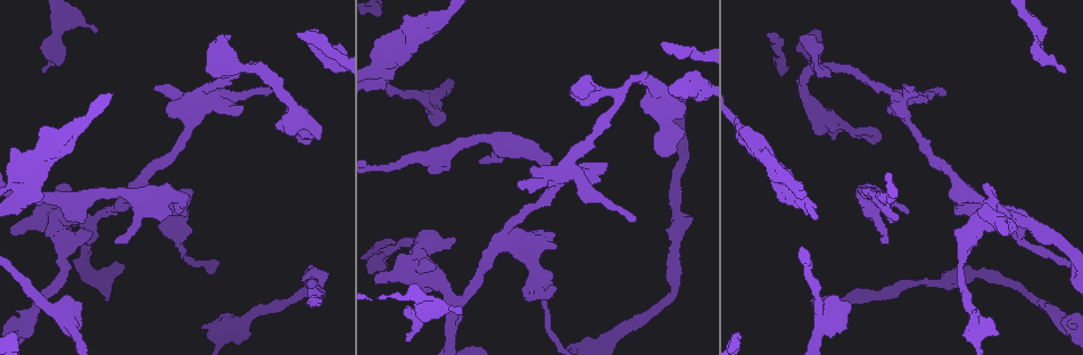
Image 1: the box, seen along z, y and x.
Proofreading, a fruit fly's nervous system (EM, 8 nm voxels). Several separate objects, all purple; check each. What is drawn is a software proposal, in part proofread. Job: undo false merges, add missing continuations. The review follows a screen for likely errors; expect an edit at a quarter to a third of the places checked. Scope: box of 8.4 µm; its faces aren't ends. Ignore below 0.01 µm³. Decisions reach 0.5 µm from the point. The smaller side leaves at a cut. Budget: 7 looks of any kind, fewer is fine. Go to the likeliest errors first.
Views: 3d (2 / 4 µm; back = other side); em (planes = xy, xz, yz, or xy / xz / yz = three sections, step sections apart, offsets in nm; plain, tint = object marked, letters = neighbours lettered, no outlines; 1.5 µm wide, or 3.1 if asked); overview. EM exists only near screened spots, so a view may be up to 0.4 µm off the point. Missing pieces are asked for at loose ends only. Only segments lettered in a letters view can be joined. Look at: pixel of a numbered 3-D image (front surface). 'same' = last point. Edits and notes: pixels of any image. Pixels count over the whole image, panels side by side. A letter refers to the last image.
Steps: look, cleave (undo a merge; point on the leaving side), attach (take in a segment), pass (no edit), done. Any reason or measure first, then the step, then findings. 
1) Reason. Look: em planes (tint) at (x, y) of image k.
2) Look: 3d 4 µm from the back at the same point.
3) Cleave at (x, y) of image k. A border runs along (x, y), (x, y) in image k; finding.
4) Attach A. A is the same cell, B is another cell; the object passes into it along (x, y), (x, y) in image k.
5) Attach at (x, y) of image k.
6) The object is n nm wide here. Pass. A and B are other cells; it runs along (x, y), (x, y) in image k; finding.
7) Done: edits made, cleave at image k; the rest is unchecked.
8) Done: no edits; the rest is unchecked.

Free end. Look: 3d 2 µm at (811, 300) of image 1.

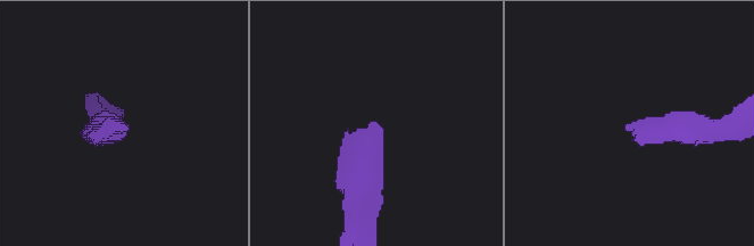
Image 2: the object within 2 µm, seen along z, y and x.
Now the EM. Look: em planes (tint) at (375, 124) of image 2.

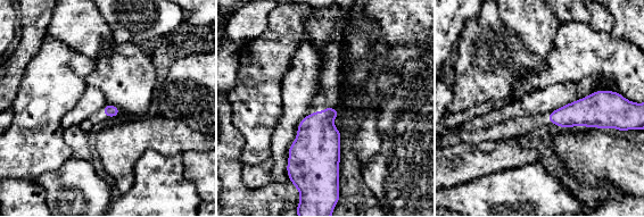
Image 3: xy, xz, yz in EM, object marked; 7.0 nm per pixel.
See the neighbours. Look: em planes (letters) at the same point.

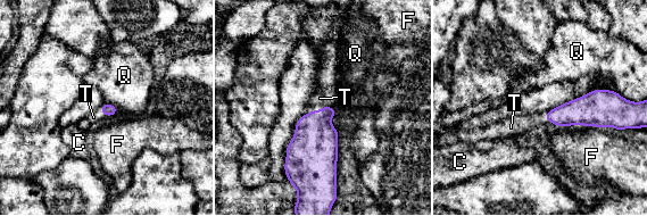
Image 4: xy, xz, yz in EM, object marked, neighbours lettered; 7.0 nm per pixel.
The longest contact is with Q, 150 nm. Attach at (320, 98) of image 4. T is the same cell, C, F and Q are other cells; the object passes into it along (315, 143), (321, 109), (320, 98) in image 4; it goes on there.

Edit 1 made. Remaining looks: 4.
Look: overview.

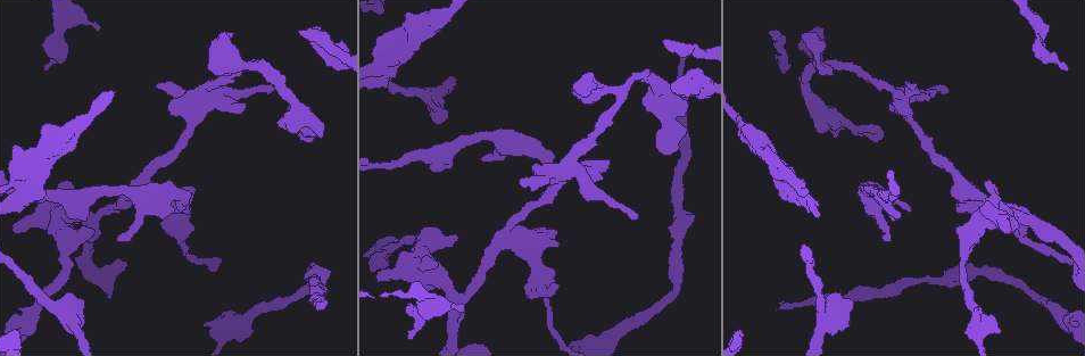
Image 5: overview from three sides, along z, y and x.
Look: 3d 4 µm at (463, 304) of image 5.

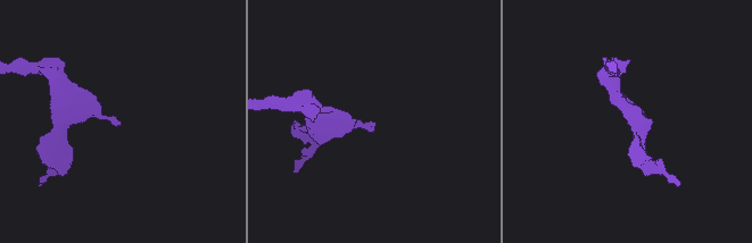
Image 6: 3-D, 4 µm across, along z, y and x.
Look: em planes (letters) at (372, 123) of image 6.

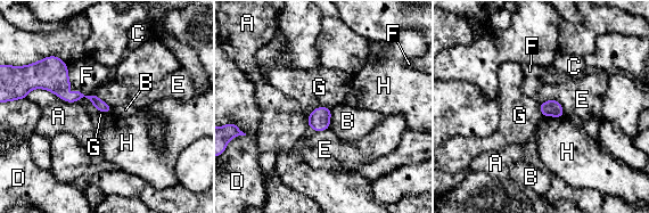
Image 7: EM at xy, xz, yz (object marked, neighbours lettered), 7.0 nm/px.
Pass. A, B, C, D, E, F, G and H are other cells; a border runs along (314, 107), (328, 107), (330, 109) in image 7; none of them fits.

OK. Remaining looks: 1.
Look: em planes (letters) at (565, 174) of image 5.

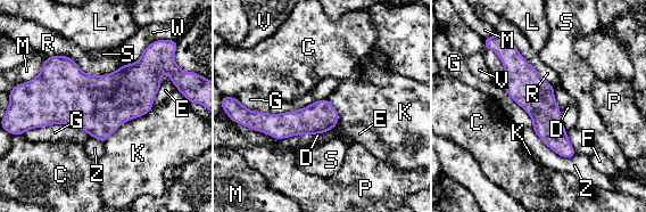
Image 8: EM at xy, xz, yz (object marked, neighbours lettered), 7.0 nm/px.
Pass. C, D, E, F, G, K, L, M, P, R, S, V, W and Z are other cells; continuous, no second neuron.

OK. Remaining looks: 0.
Done: edits made, attach at image 4; the rest is unchecked.

